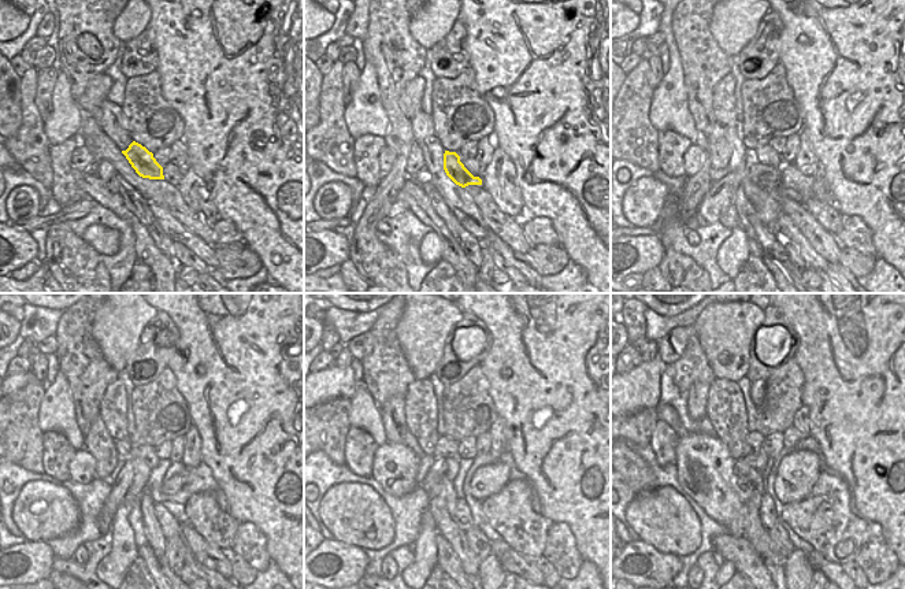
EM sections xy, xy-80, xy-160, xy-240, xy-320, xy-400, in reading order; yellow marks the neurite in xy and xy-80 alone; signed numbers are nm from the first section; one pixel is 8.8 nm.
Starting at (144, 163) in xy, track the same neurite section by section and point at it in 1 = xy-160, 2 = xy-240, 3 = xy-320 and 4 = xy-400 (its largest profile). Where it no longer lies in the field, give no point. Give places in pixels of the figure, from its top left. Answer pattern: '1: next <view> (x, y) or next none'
1: next xy-160 (772, 180)
2: next xy-240 (175, 484)
3: next xy-320 (488, 480)
4: next xy-400 (797, 473)

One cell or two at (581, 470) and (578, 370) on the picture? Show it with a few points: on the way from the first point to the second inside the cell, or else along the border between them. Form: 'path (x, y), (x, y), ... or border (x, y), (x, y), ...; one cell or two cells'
path (581, 445), (581, 395); one cell

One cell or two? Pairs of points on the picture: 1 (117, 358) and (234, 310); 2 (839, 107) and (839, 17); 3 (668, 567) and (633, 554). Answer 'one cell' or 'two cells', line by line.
1: two cells
2: one cell
3: one cell

